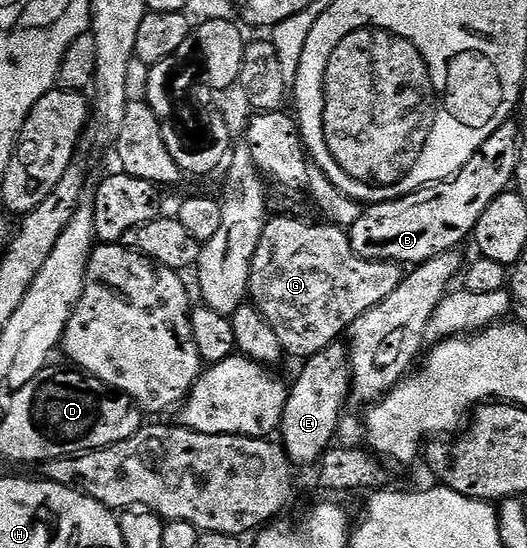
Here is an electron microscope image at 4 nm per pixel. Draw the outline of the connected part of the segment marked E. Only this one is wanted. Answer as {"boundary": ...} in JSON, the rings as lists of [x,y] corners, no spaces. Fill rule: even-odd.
{"boundary":[[[334,343],[304,362],[301,374],[294,379],[283,411],[279,438],[285,444],[284,456],[294,466],[311,467],[334,444],[341,408],[351,397],[351,366],[344,344]],[[333,441],[333,442],[332,442]],[[293,461],[294,462],[293,462]]]}

